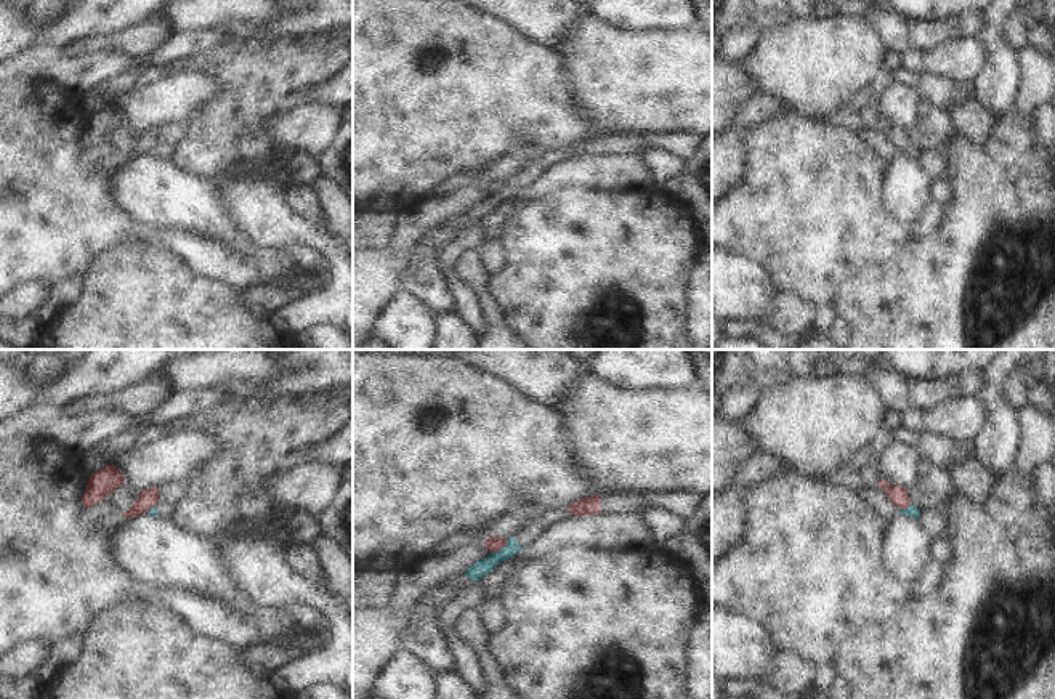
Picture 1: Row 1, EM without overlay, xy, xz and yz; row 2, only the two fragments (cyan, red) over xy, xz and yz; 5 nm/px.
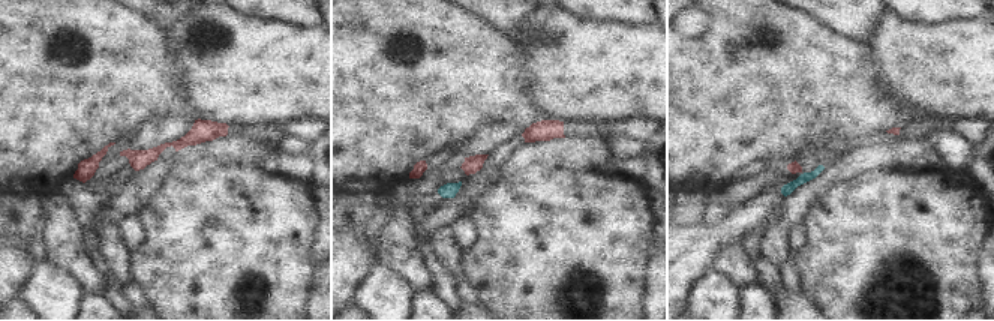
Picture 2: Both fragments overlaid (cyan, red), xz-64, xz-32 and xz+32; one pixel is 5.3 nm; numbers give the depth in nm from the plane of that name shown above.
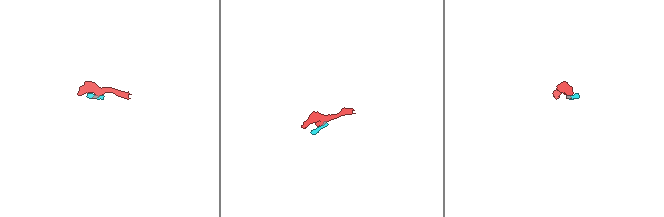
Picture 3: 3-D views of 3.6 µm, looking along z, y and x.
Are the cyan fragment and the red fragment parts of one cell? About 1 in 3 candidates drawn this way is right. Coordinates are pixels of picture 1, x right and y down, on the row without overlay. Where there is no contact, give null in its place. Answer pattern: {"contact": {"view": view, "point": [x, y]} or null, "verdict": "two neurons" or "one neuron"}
{"contact": {"view": "xz", "point": [502, 189]}, "verdict": "two neurons"}

